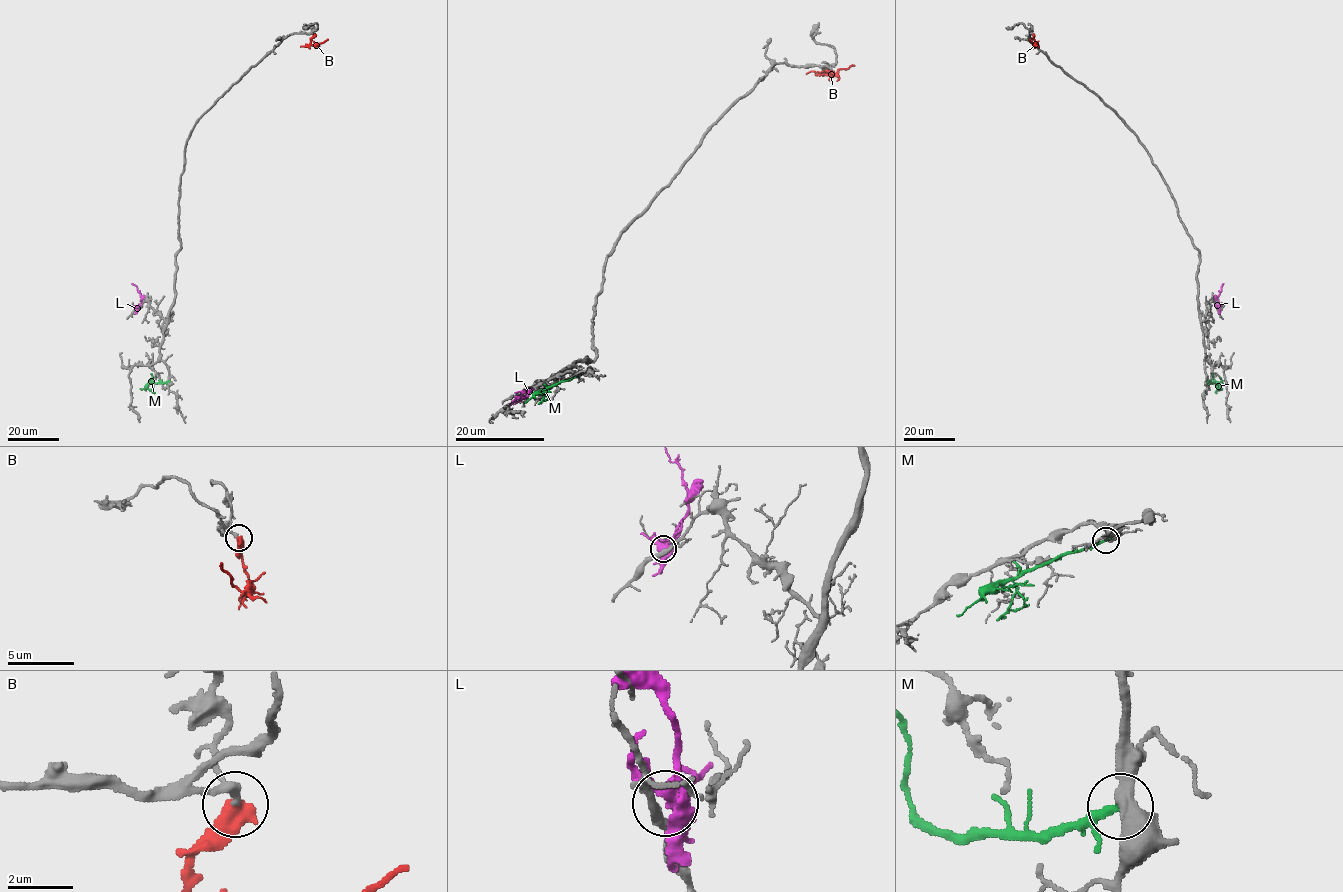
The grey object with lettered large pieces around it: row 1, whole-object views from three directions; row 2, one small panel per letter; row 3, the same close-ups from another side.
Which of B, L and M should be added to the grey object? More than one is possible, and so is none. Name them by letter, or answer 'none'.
B

